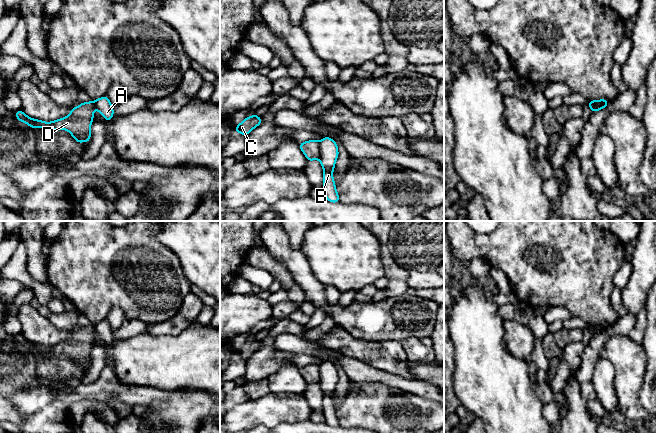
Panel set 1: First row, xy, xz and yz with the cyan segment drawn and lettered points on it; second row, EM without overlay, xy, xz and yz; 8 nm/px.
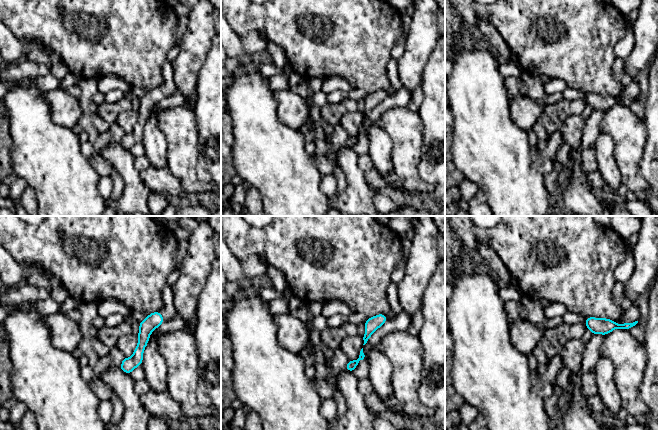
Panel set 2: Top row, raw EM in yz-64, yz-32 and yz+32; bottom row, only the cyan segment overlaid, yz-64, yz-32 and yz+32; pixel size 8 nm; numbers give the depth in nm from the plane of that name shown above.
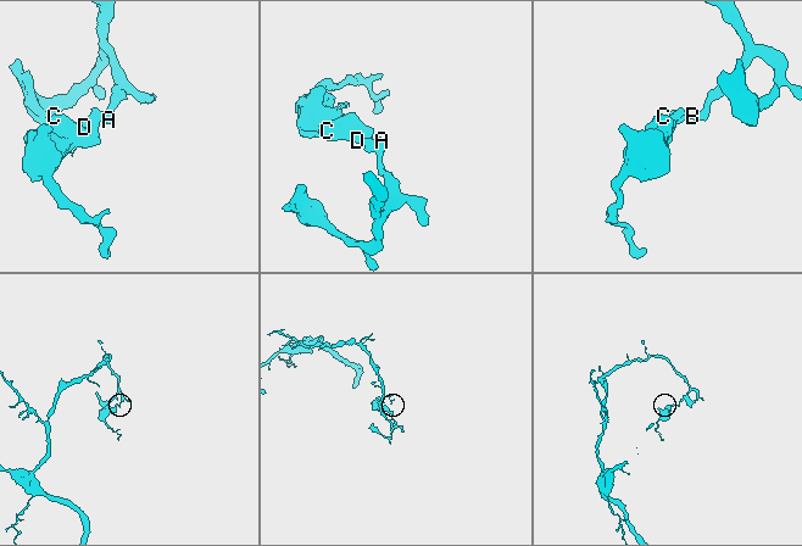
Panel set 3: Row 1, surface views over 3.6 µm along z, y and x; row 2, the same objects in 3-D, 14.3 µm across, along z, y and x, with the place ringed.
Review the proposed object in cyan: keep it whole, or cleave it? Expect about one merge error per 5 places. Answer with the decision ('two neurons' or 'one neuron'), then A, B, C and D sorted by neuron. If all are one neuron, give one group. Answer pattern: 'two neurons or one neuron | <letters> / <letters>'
two neurons | A B / C D

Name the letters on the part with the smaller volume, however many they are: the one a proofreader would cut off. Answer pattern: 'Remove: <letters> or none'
Remove: C, D

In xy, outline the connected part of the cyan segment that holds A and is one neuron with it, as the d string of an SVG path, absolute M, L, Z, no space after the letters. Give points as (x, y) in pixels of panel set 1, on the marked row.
M102 96L101 98L94 101L95 107L102 114L106 121L110 121L114 117L114 106L111 105L110 100L107 96Z

